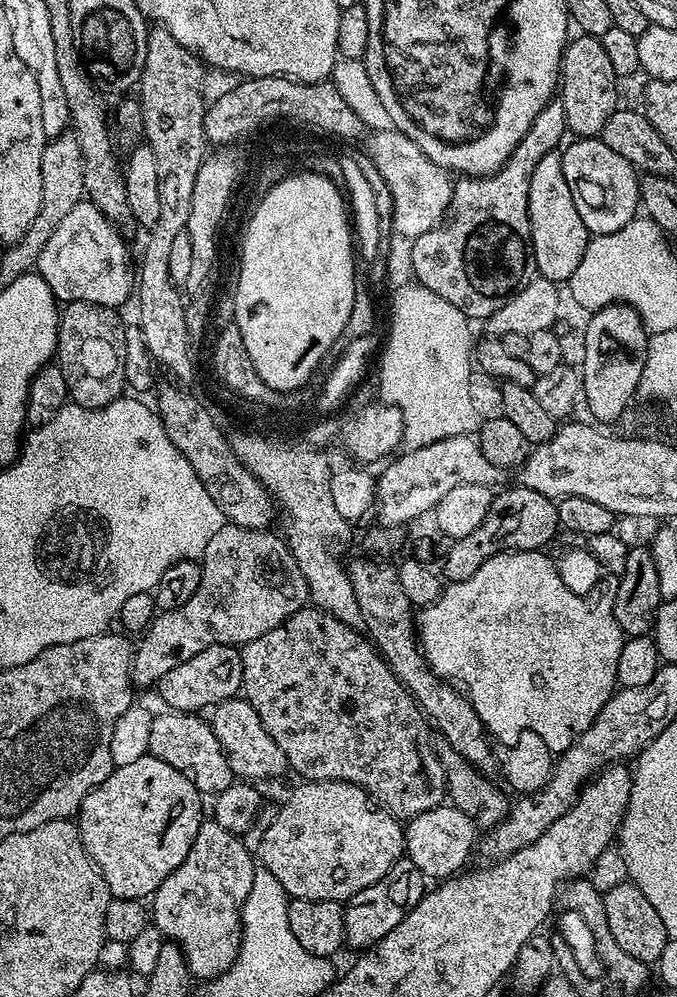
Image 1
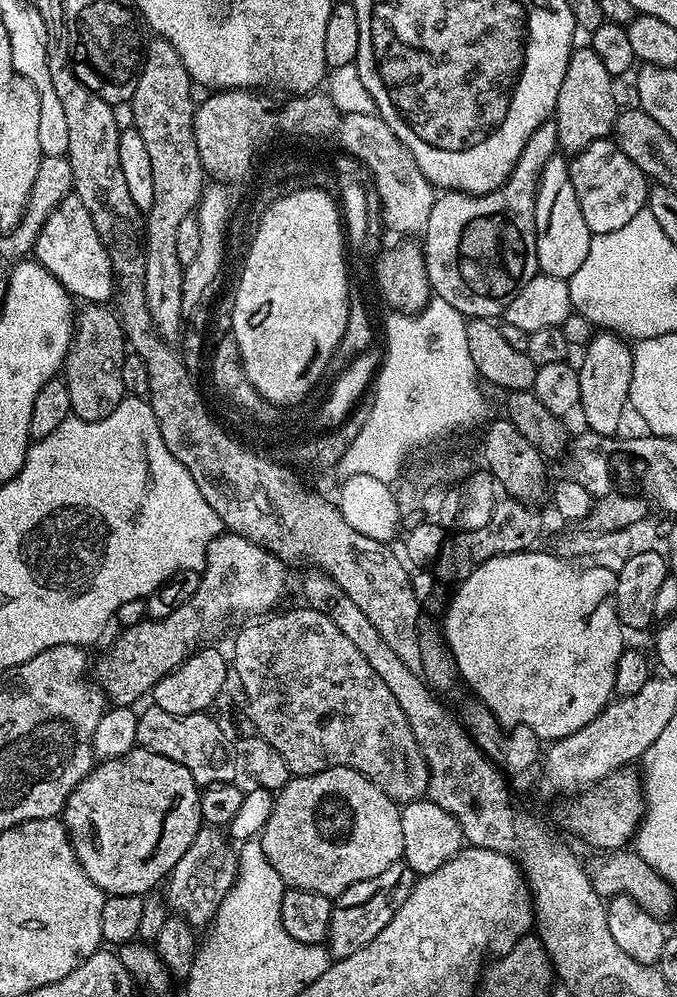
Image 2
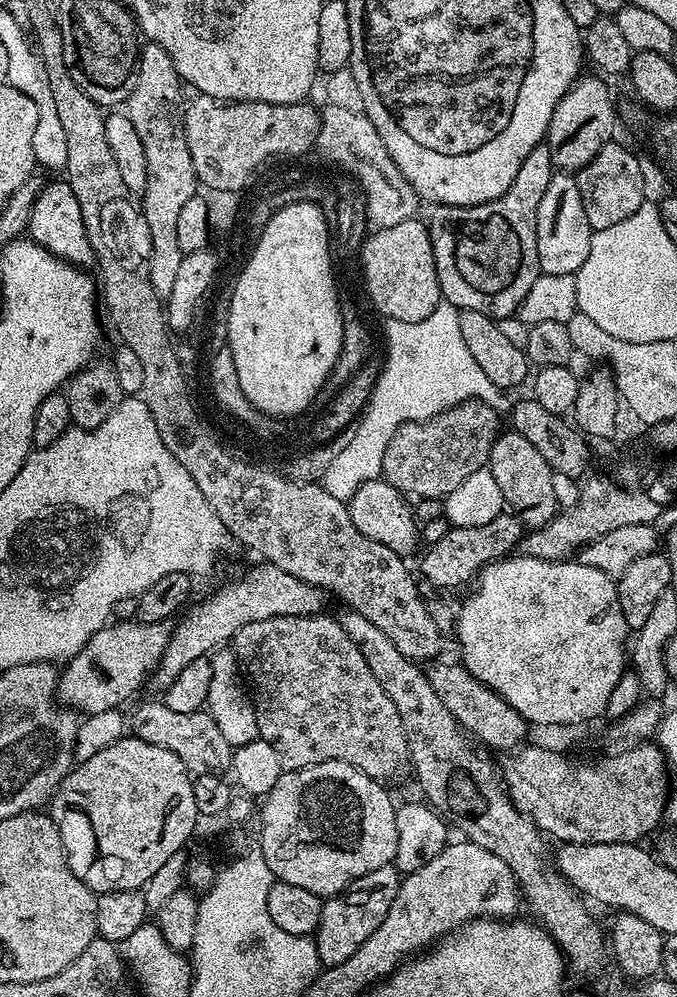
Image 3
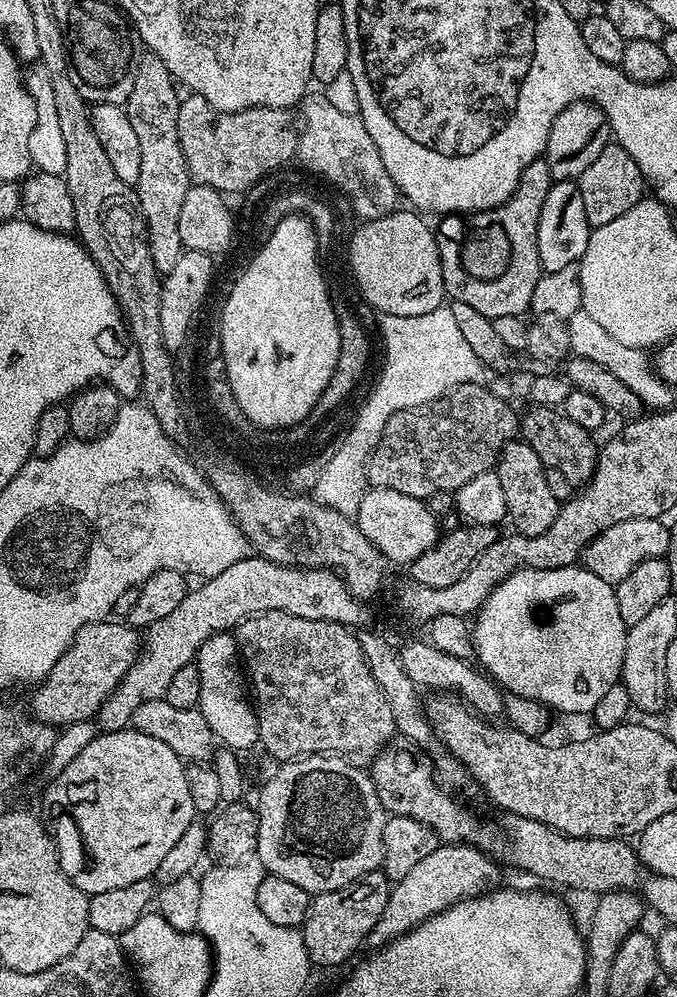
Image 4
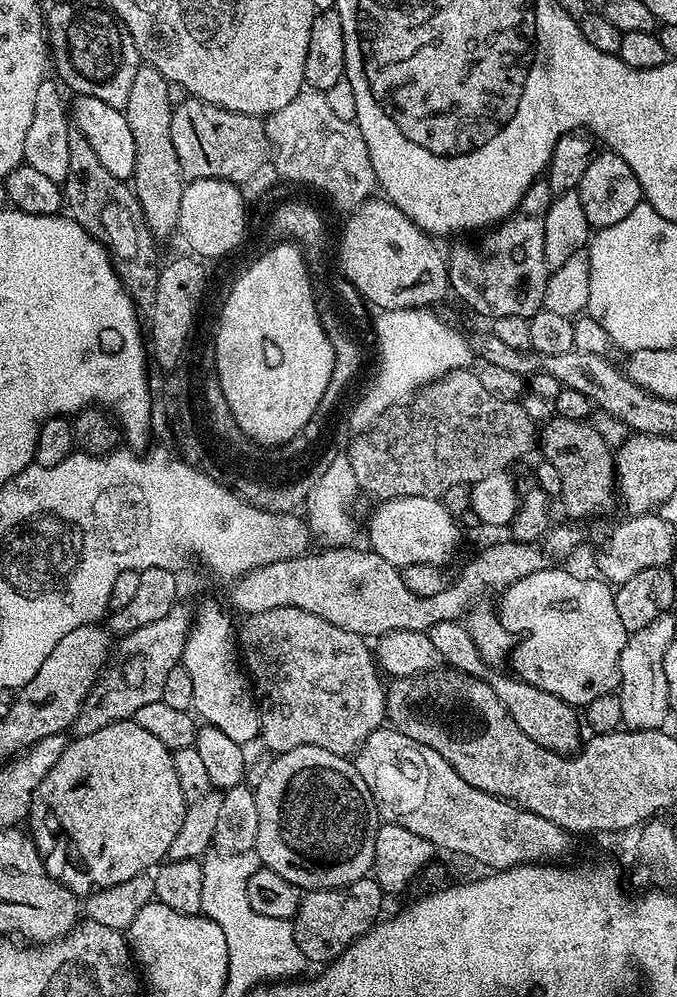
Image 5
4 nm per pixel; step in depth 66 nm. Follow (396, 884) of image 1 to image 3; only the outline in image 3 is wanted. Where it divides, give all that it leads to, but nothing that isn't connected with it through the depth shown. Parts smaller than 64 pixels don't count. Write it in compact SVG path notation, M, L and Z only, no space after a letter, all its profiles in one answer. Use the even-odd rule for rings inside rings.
M390 863L358 878L355 884L337 896L329 896L324 900L322 918L314 933L321 965L346 962L346 958L353 956L358 946L362 946L362 942L366 942L366 938L370 938L370 934L382 926L382 918L386 918L386 910L390 910L390 902L394 902L394 894L398 894L401 879L400 869L395 863Z

